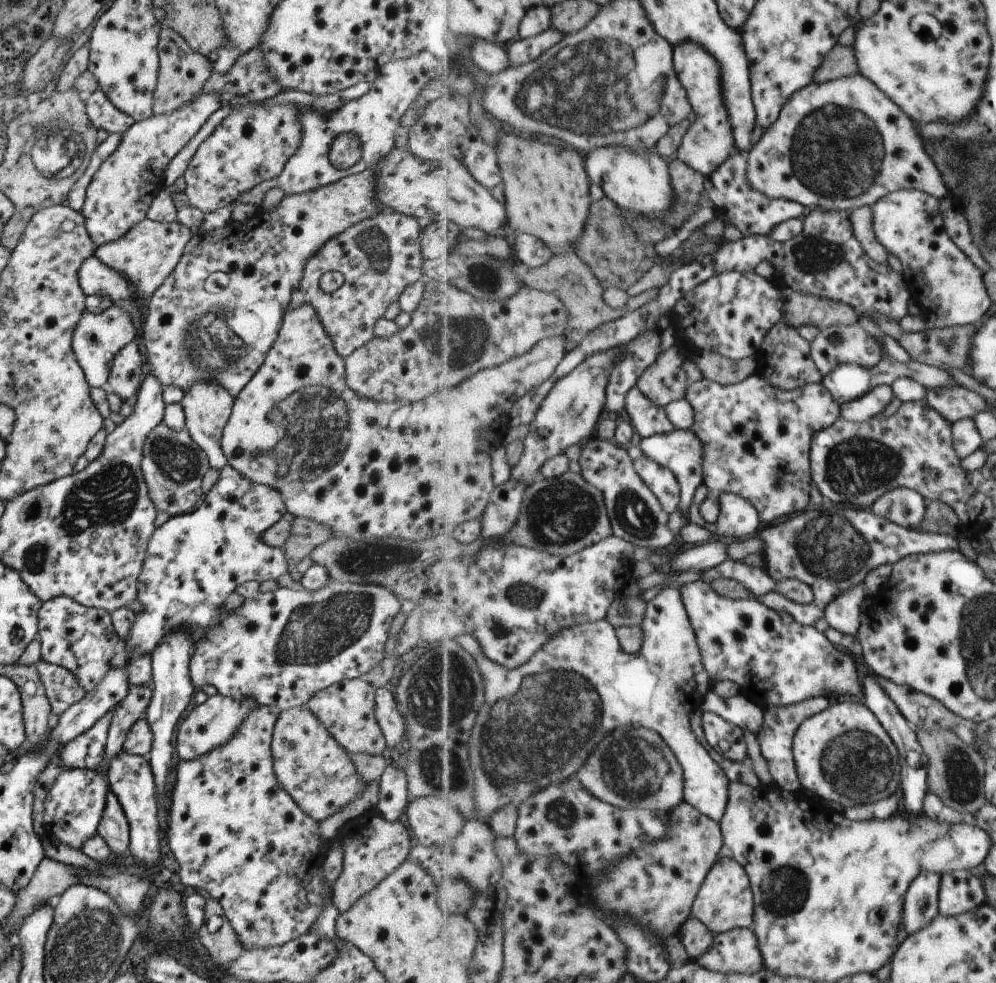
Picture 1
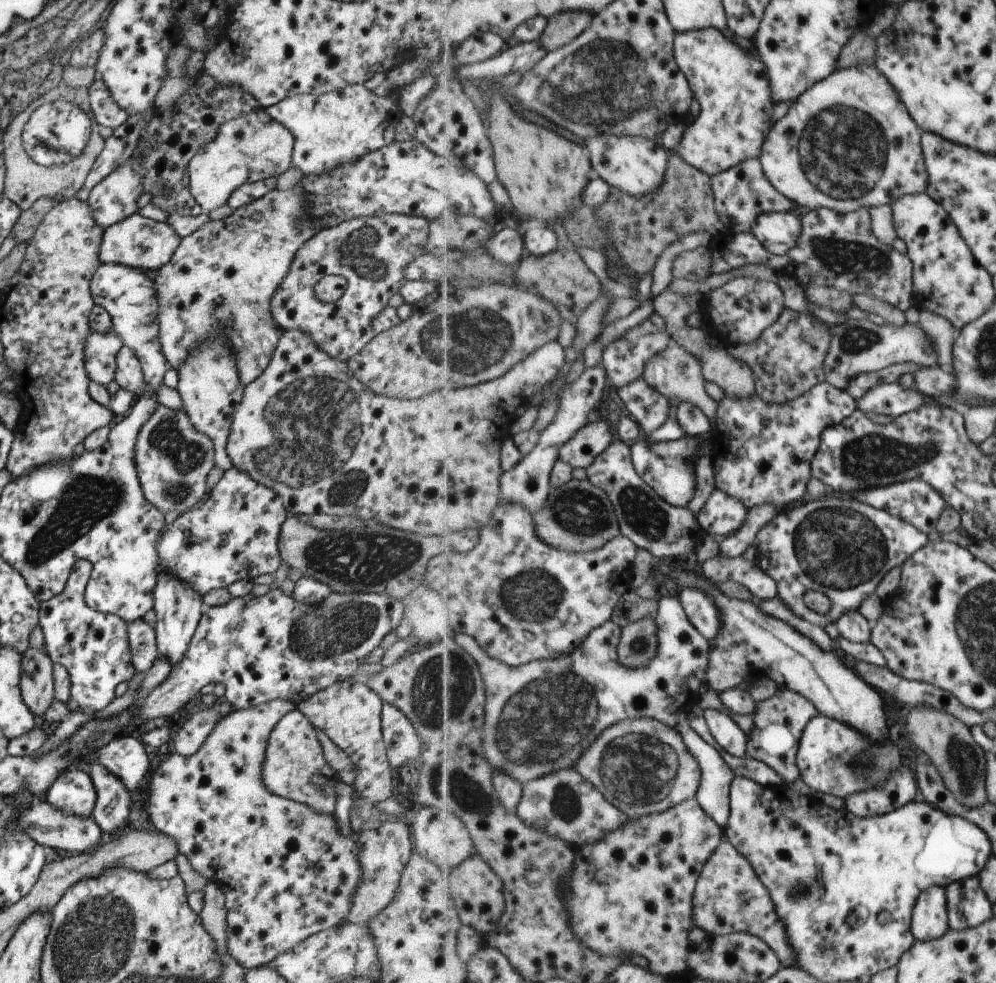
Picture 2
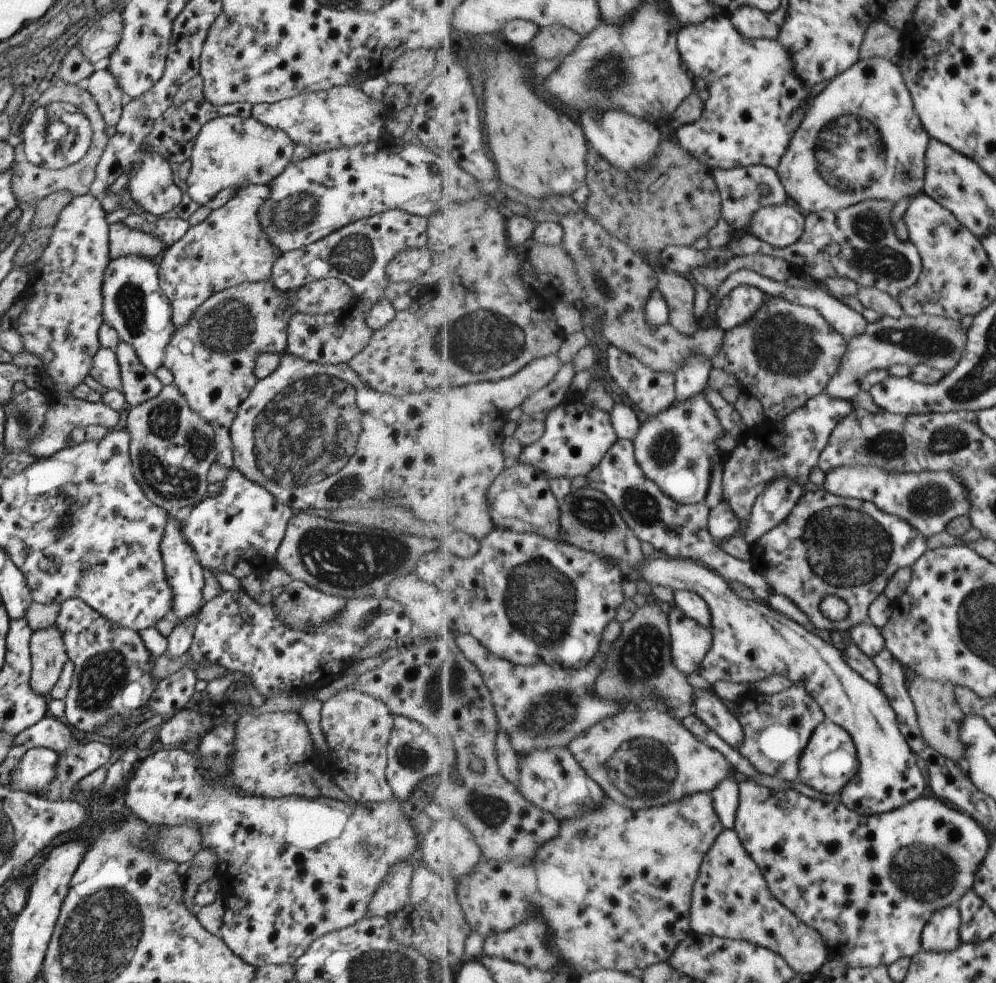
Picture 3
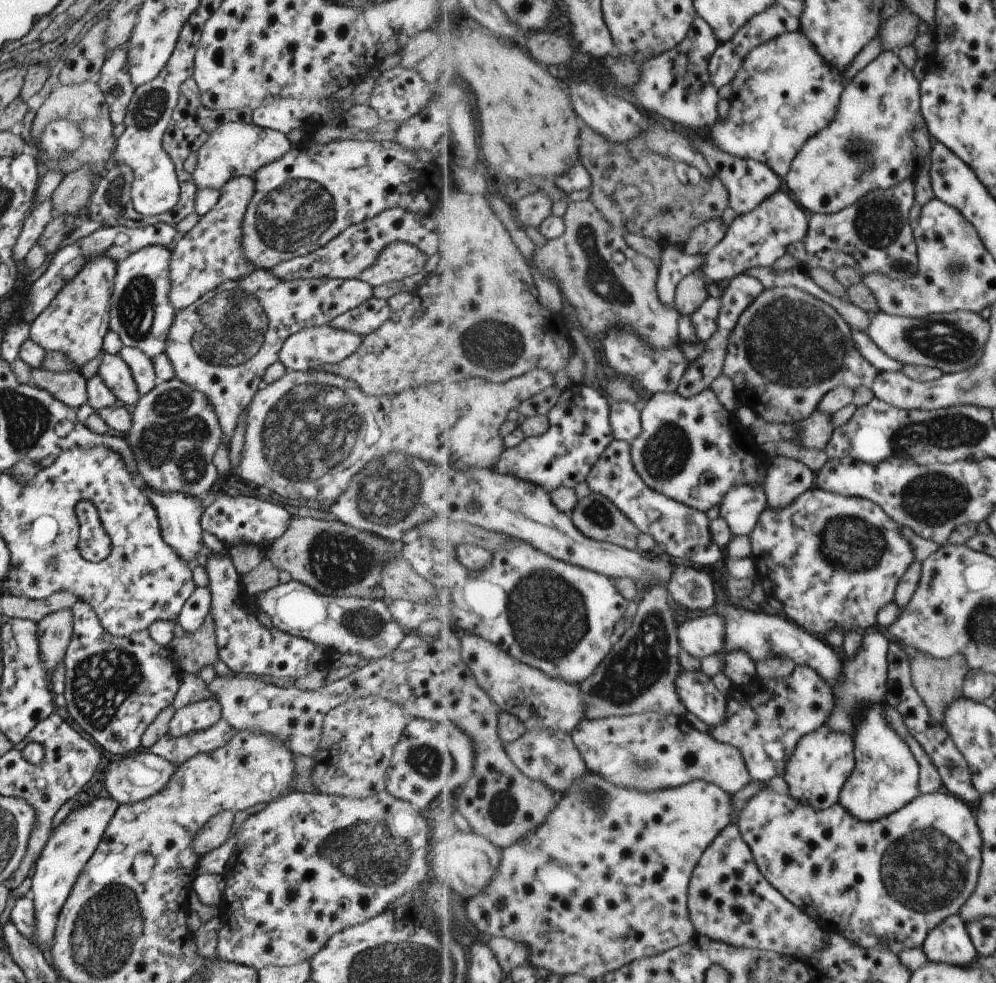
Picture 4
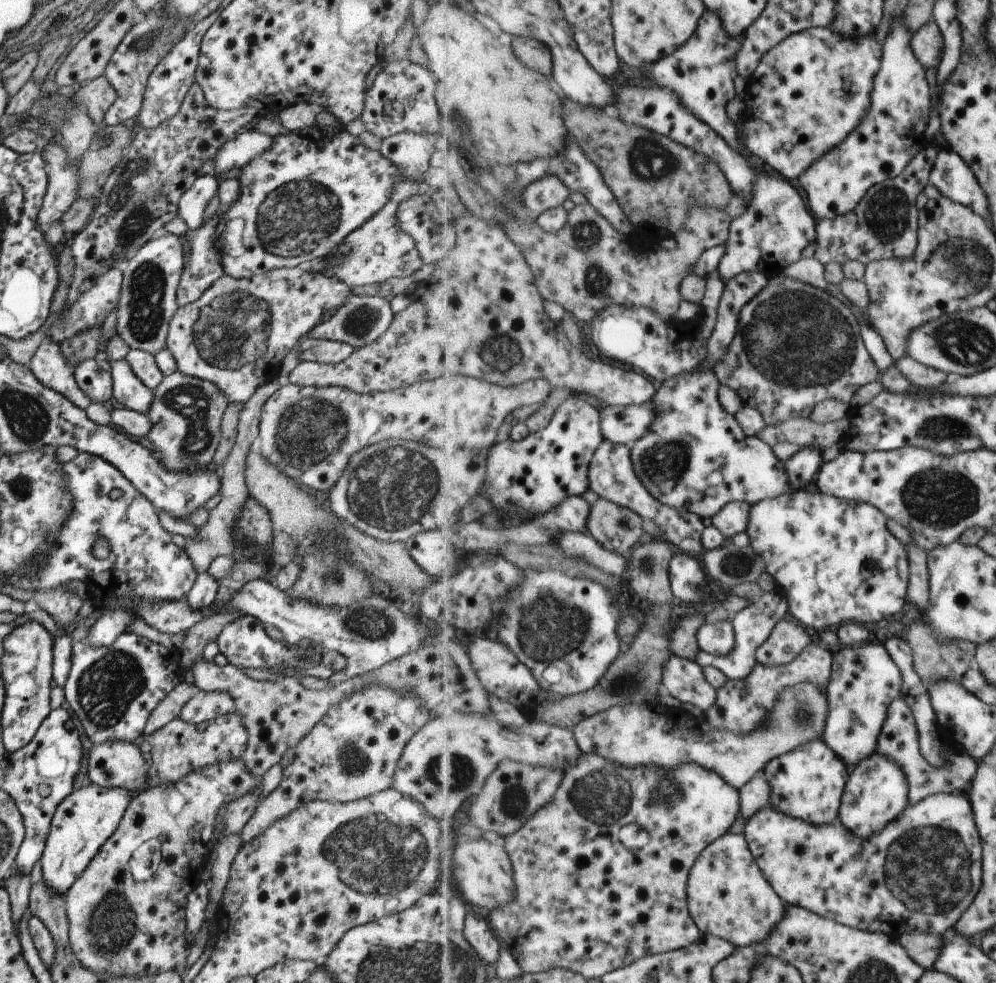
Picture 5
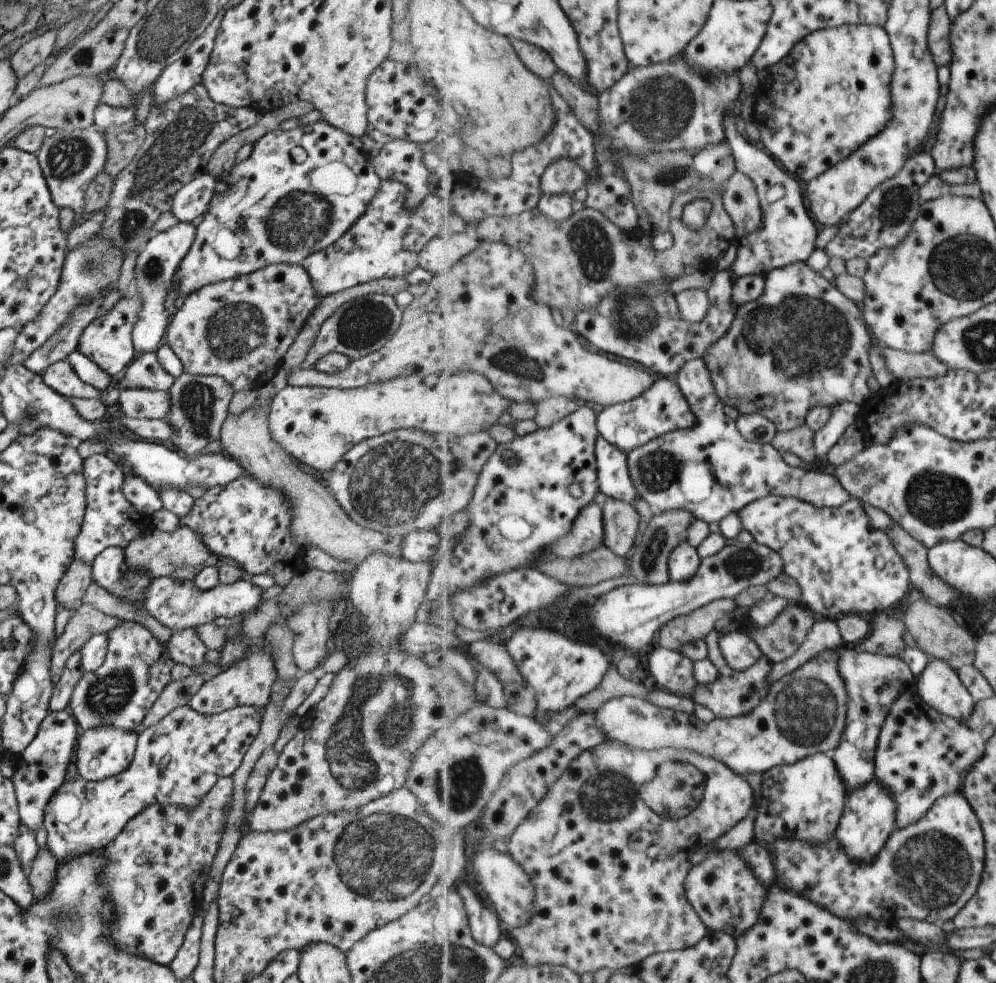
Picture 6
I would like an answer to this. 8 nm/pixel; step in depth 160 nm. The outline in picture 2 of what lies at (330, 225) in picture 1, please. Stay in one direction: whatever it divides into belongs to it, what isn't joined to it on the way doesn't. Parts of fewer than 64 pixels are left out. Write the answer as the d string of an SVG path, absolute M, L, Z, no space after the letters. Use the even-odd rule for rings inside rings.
M272 188L268 193L256 198L255 201L248 202L239 208L233 209L232 213L228 214L226 217L214 221L207 221L203 226L200 226L191 234L180 238L180 242L177 248L175 248L174 253L169 257L169 260L161 266L155 274L151 275L154 291L156 292L156 298L158 300L157 338L161 352L165 360L168 360L167 366L173 367L176 370L177 367L180 367L182 360L188 355L189 349L196 349L196 346L200 345L201 341L212 341L215 337L221 337L222 341L226 344L226 348L230 350L230 353L234 354L238 377L243 386L248 385L263 372L263 369L269 364L271 355L275 350L278 338L281 334L268 309L272 292L275 292L277 285L280 284L281 279L285 276L285 273L288 272L289 263L292 261L292 256L296 253L296 250L303 245L305 241L309 240L319 229L325 227L320 221L315 221L308 214L308 198L307 200L305 200L305 198L307 198L307 195L301 190L296 191L293 188L280 191Z

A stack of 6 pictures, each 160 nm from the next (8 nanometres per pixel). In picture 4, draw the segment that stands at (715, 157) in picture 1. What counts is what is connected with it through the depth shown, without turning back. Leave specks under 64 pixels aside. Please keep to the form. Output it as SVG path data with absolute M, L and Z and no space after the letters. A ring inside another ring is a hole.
M801 31L786 33L773 41L759 44L741 64L743 66L731 83L733 94L728 98L731 108L727 118L719 122L715 120L703 133L732 156L767 164L781 179L785 179L793 160L801 153L805 144L836 120L842 95L847 91L850 81L840 70L825 62L815 44L809 42L805 32Z

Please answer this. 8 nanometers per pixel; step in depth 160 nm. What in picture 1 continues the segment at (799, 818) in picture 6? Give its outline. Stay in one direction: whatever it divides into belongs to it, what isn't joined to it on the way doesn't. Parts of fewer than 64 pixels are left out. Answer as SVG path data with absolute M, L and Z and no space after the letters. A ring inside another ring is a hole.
M861 698L834 700L827 710L808 718L796 732L794 758L805 793L815 793L825 800L841 803L845 808L876 803L900 793L902 784L900 751L892 735L885 730L880 719Z

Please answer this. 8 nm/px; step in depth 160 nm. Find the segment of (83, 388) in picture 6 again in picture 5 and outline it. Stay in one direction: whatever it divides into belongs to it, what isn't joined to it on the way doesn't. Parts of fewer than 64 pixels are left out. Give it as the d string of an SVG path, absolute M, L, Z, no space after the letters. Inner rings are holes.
M44 339L35 348L28 368L42 386L61 394L79 409L85 411L91 403L91 398L77 388L73 380L74 368L61 356L58 344Z

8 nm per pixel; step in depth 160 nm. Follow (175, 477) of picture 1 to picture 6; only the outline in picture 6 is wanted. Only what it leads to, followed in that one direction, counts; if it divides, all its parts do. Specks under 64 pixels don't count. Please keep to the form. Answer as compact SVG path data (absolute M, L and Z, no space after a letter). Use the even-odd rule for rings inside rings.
M182 373L173 380L167 390L169 410L172 414L165 416L171 428L169 441L186 457L196 456L200 450L215 440L220 439L221 424L225 422L227 408L234 391L231 386L217 375L189 375Z

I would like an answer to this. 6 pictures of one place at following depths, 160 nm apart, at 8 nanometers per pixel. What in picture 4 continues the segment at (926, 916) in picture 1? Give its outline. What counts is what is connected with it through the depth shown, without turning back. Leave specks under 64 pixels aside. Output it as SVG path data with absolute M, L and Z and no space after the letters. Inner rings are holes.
M960 915L947 918L941 926L931 930L923 948L933 962L951 962L961 966L973 966L980 956Z

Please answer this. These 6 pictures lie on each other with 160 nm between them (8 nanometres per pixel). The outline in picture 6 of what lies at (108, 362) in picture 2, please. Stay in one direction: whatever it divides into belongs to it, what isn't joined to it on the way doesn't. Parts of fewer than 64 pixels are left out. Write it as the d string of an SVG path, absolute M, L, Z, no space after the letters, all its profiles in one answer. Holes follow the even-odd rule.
M133 386L119 388L117 405L122 414L130 418L165 419L172 414L169 396L164 391L143 390Z

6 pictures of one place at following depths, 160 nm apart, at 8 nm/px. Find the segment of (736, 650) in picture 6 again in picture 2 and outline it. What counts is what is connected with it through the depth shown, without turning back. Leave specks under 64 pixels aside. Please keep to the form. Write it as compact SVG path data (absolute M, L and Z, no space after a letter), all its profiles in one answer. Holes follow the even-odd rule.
M667 595L659 601L660 607L655 620L658 626L660 647L652 663L642 669L633 670L624 667L618 660L618 644L622 636L622 628L613 620L592 630L585 642L570 655L561 655L561 658L557 660L537 660L519 668L511 668L505 662L493 660L491 656L485 654L485 650L477 644L475 638L467 634L459 634L455 638L456 641L461 642L461 646L465 646L469 654L473 654L473 658L477 658L481 666L480 671L487 682L485 754L490 765L493 765L495 769L503 769L525 786L555 771L575 768L584 750L612 724L628 718L653 717L677 729L689 750L697 757L701 765L702 779L696 799L707 813L712 815L713 820L724 829L732 815L730 792L732 782L737 776L721 756L719 748L708 743L689 722L691 708L699 703L701 688L707 684L706 674L713 644L691 622L678 595Z

